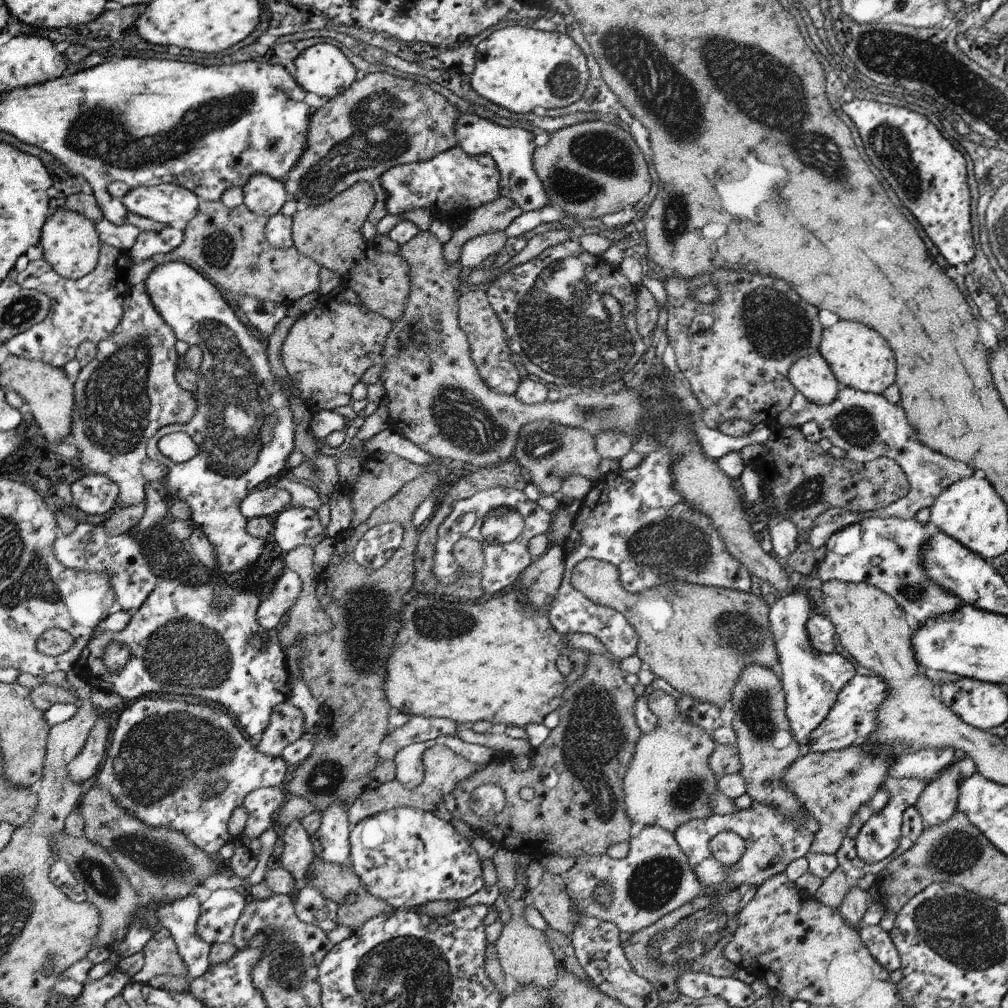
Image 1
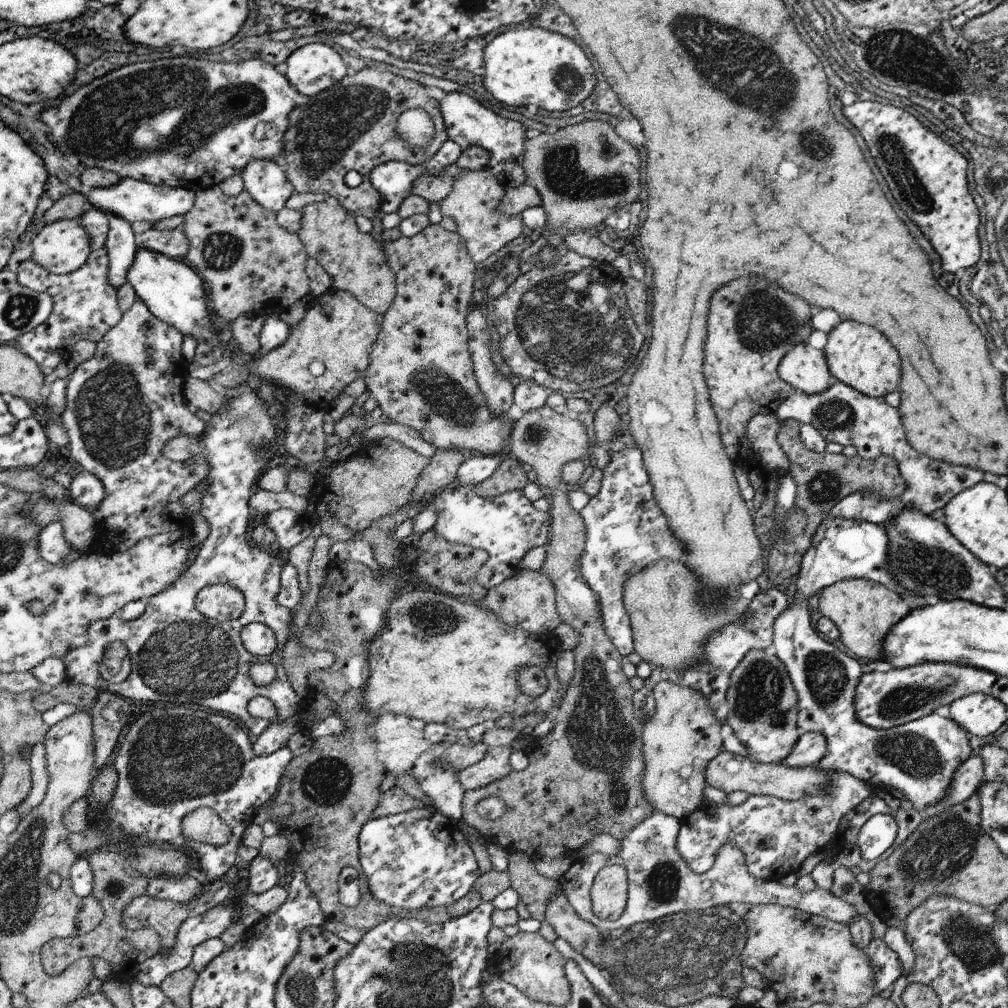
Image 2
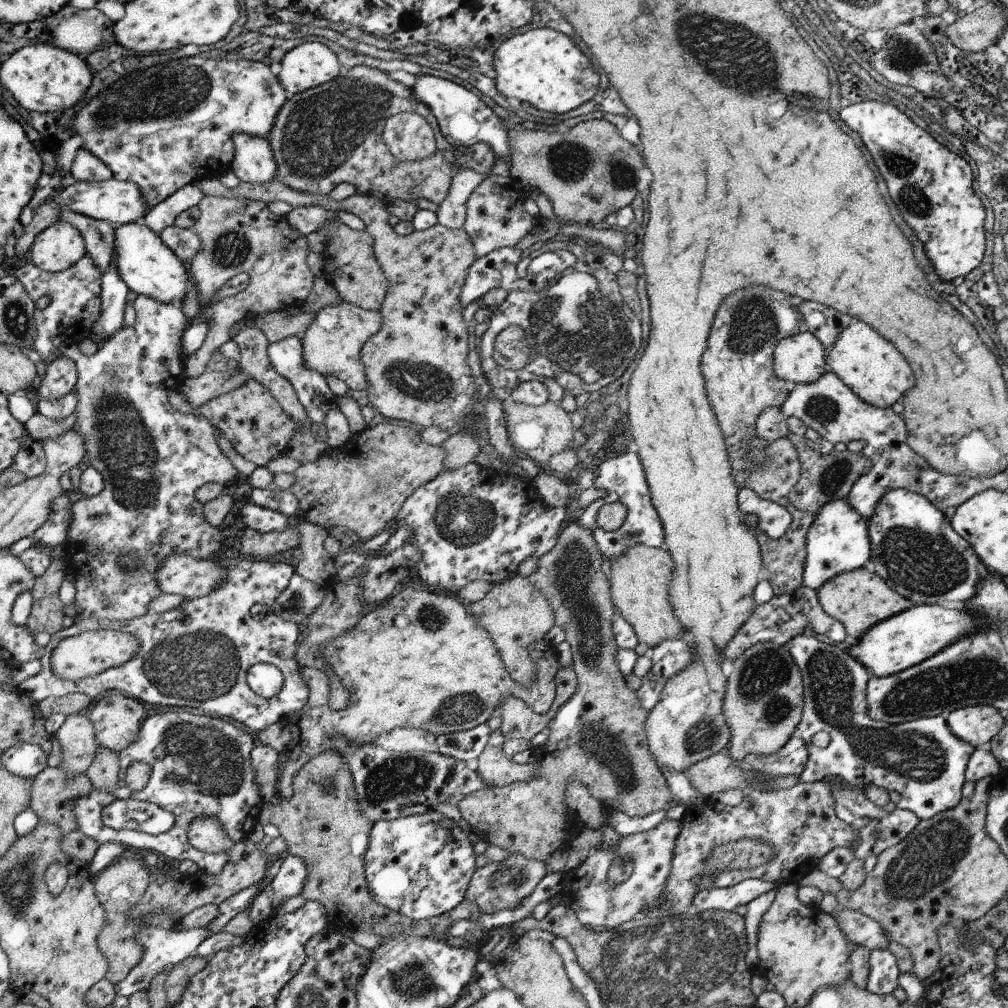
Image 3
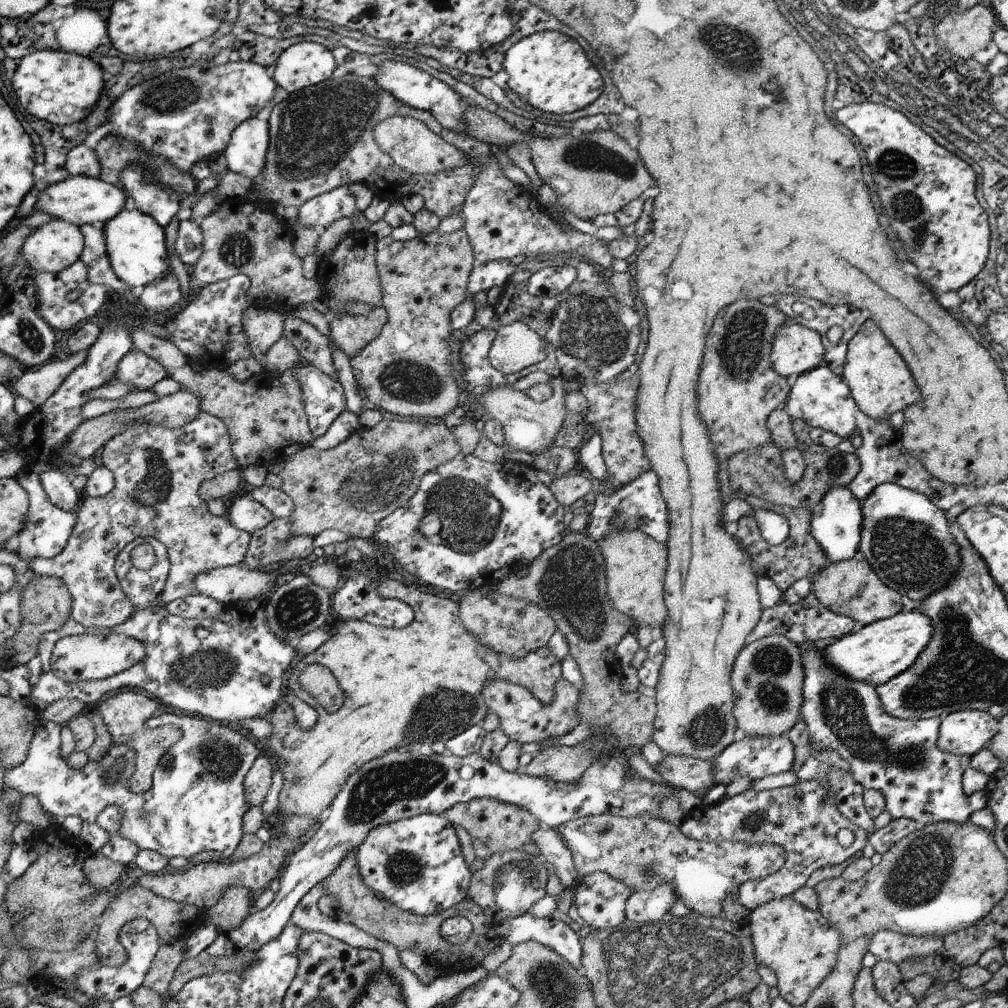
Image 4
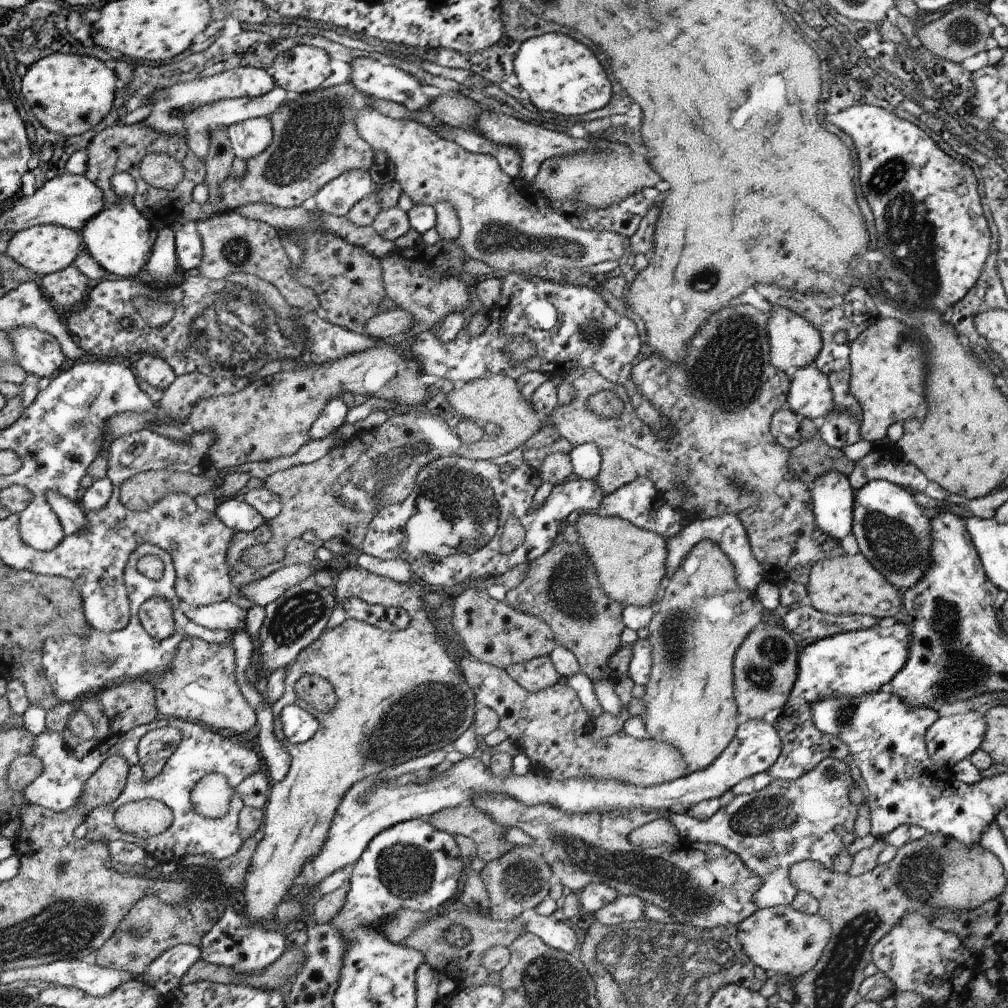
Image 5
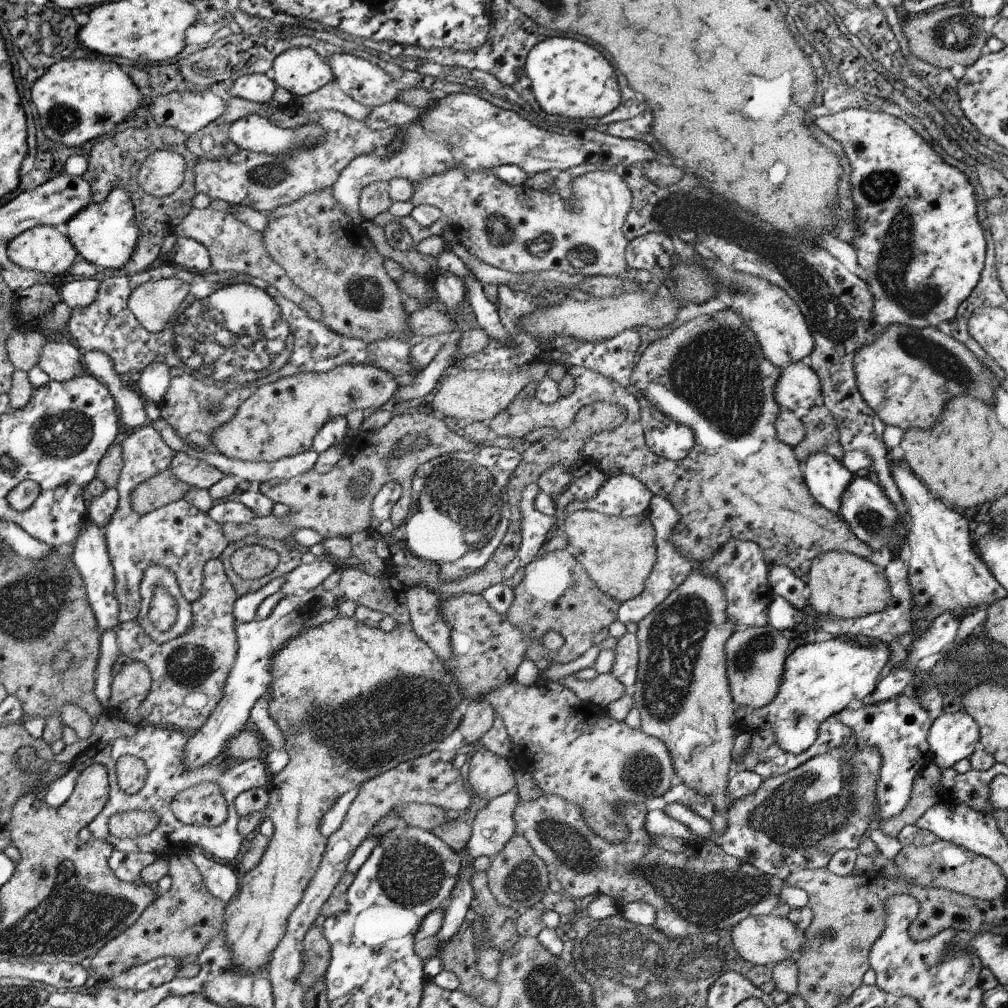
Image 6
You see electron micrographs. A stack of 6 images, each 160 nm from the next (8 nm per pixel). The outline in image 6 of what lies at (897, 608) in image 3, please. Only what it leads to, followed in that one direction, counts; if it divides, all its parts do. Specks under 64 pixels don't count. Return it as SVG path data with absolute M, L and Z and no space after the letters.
M828 551L818 555L805 578L810 590L810 610L844 621L882 612L894 598L885 569L852 553Z

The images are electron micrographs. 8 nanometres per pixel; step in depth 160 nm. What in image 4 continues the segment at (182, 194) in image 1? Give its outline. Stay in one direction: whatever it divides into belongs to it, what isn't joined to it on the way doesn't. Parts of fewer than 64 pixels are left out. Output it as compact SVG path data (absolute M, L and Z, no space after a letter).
M74 176L48 186L40 194L35 210L46 212L54 216L54 219L64 220L81 228L84 224L103 226L128 207L130 207L129 195L120 185L116 186L88 176Z

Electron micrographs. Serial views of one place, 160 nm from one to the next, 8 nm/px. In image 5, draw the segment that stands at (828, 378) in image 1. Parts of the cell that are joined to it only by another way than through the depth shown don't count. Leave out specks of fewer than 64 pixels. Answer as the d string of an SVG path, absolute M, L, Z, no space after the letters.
M774 305L771 308L767 330L772 366L785 373L791 366L798 369L811 365L816 360L822 347L819 331L808 320L794 314L790 309Z

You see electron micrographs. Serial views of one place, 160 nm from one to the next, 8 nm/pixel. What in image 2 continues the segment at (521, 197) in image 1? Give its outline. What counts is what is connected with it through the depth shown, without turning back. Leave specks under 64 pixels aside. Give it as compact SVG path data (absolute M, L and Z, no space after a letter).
M464 92L446 93L439 104L449 140L455 141L463 150L475 145L486 149L490 153L488 168L495 174L496 182L502 184L504 191L530 182L522 166L527 138L526 128L520 122L498 116Z

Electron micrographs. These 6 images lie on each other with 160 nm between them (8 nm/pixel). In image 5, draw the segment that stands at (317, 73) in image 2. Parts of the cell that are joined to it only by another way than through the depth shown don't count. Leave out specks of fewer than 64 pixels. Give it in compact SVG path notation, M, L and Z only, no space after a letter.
M294 46L274 60L275 85L289 96L318 89L330 76L328 54L314 46Z

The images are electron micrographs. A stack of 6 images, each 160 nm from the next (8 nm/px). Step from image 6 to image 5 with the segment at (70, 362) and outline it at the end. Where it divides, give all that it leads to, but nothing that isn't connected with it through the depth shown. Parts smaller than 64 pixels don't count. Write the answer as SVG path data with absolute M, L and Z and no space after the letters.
M26 326L10 328L6 332L8 332L8 338L10 338L12 348L14 348L14 354L16 354L15 362L26 373L38 376L43 382L45 380L52 380L69 365L67 357L60 347L60 342L52 334L42 332L38 328L26 328Z

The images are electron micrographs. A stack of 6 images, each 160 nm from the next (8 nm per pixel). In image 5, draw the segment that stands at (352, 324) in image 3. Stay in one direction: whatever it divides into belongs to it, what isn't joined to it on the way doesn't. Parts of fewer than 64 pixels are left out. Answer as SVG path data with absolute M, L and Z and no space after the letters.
M396 309L384 314L372 316L367 324L362 326L362 334L372 336L374 340L389 340L390 338L402 338L404 332L412 326L412 316L404 310Z

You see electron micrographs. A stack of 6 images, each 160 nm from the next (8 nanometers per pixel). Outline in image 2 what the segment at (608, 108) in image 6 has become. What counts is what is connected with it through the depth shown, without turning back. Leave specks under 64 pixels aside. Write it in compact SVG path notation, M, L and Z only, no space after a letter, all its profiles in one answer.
M540 27L507 30L498 34L484 48L484 64L486 90L506 106L527 107L533 104L538 109L542 108L548 112L566 111L584 102L596 86L594 66L582 48L570 37Z

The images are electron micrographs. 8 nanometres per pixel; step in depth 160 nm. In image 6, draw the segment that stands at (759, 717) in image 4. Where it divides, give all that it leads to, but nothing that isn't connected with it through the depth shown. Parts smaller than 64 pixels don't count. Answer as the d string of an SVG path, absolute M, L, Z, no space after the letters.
M771 625L736 628L726 642L726 674L732 699L750 709L766 707L774 700L782 684L784 664L788 658L790 640Z

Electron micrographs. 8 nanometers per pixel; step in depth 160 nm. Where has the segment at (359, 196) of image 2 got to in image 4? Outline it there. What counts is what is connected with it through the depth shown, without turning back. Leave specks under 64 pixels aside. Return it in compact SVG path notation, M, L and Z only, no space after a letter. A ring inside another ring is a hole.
M352 73L339 75L339 78L330 77L320 84L304 88L303 91L290 93L288 98L278 102L270 112L268 124L272 124L272 142L268 148L267 163L260 176L253 180L252 190L245 196L246 200L257 205L260 196L266 194L270 202L277 202L282 207L300 207L308 200L320 196L325 192L330 192L342 185L351 183L362 183L376 194L382 195L388 200L395 202L411 194L421 194L424 198L425 206L430 212L442 219L461 212L461 206L465 201L468 191L473 187L475 176L481 171L477 164L480 155L492 155L491 145L476 140L476 138L464 133L459 133L449 128L444 128L439 124L438 118L432 116L431 112L421 111L400 102L391 92L386 92L376 84L372 77L359 77ZM396 115L416 115L420 122L423 122L432 132L440 135L447 143L460 149L468 158L463 163L443 165L441 170L435 175L412 175L408 171L402 170L392 157L379 147L375 141L373 132L390 117Z

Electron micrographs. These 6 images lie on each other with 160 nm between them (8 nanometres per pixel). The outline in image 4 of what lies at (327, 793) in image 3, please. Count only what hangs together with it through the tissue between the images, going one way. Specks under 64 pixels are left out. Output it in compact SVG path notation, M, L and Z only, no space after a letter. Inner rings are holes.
M354 848L348 852L348 856L340 862L339 868L336 868L331 876L324 878L319 883L324 884L325 895L334 896L338 900L339 912L348 913L348 922L353 926L360 928L374 938L378 938L378 940L393 944L398 950L410 950L422 956L432 966L438 968L441 974L477 968L482 965L484 958L494 948L505 942L496 932L496 928L502 924L502 921L493 921L492 917L484 914L484 910L478 904L468 898L451 907L448 911L434 915L417 915L416 911L406 912L398 909L394 904L386 902L364 884L364 878L360 874L360 868L356 862L358 851L359 848ZM451 917L466 918L474 925L472 934L463 944L445 939L441 934L442 924Z

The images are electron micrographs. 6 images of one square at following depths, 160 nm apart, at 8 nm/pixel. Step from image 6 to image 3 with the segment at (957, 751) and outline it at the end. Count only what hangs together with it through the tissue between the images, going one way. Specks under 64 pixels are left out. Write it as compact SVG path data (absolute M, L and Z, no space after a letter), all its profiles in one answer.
M975 705L946 715L946 723L956 739L975 748L986 744L1004 727L1005 718L991 705Z

